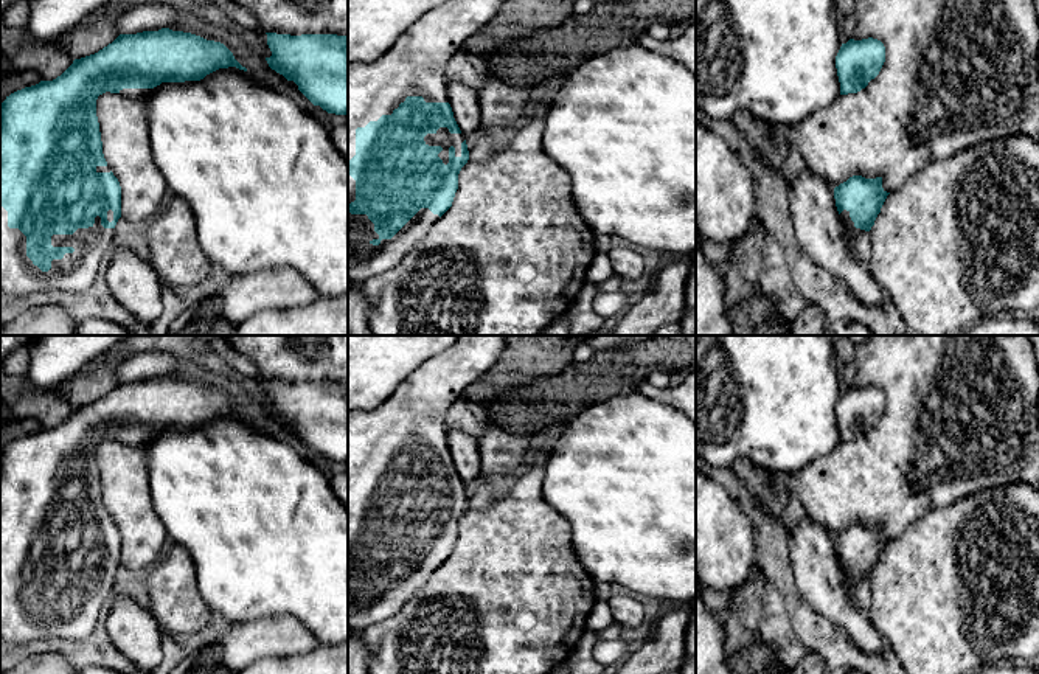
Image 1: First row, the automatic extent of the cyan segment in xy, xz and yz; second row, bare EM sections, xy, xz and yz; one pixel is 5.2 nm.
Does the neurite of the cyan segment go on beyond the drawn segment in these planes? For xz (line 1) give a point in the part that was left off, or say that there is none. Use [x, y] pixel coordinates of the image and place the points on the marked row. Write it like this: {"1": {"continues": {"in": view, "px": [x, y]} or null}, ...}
{"1": {"continues": {"in": "xz", "px": [415, 64]}}}

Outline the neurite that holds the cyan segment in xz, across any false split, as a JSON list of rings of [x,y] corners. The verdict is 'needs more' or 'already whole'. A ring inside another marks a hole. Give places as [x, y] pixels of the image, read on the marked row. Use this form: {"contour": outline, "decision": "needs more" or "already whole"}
{"contour": [[[447,0],[374,62],[348,65],[348,281],[354,287],[398,266],[452,207],[469,151],[447,99],[444,68],[503,2]]], "decision": "needs more"}

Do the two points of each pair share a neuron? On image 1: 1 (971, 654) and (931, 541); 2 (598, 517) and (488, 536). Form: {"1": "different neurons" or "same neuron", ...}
{"1": "same neuron", "2": "different neurons"}

